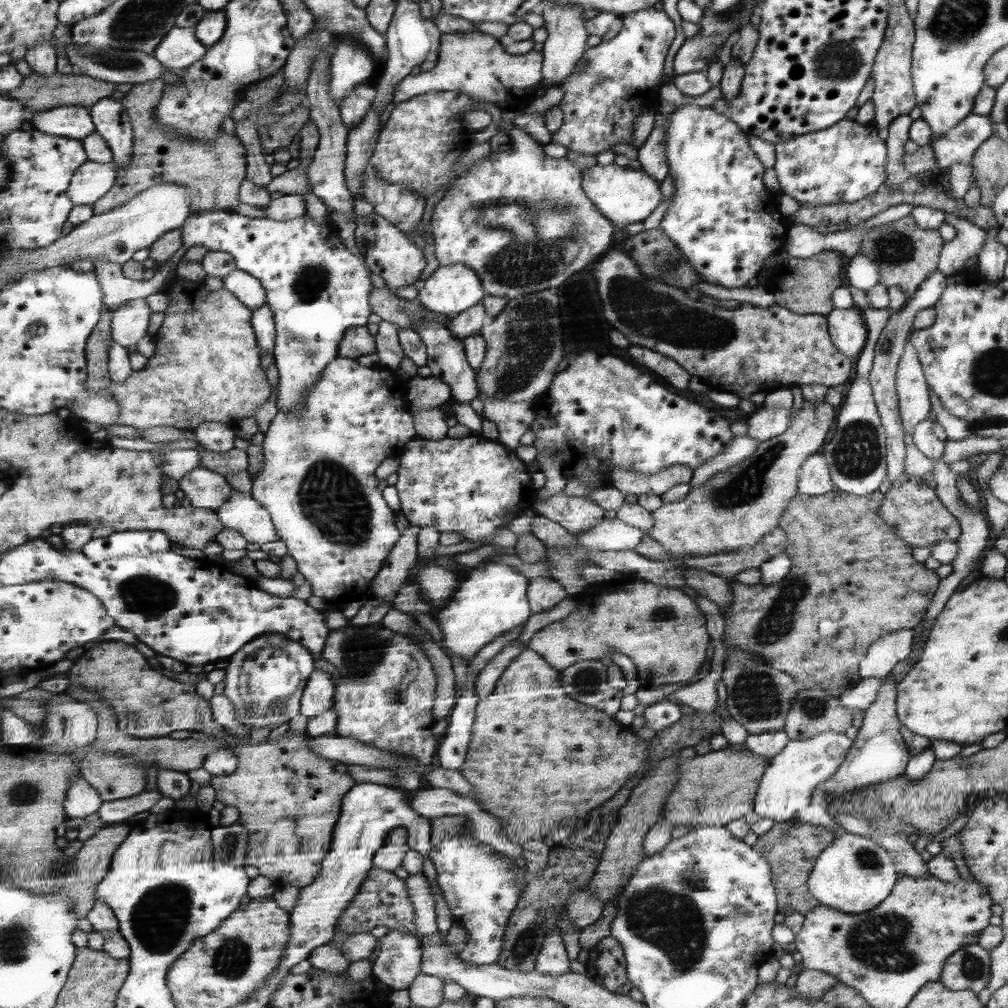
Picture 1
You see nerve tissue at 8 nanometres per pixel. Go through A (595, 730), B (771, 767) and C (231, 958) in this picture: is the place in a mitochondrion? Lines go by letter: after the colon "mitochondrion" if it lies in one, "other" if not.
A: other
B: other
C: mitochondrion

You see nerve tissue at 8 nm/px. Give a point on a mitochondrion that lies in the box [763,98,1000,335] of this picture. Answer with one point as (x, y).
(892, 246)

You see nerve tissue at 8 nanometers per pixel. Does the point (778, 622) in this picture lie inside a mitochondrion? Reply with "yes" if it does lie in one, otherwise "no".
yes

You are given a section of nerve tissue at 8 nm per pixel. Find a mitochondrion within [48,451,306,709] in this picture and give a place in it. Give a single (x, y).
(147, 595)

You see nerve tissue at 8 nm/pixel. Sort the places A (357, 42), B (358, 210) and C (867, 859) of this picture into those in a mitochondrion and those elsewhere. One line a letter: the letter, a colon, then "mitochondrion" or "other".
A: other
B: other
C: mitochondrion

